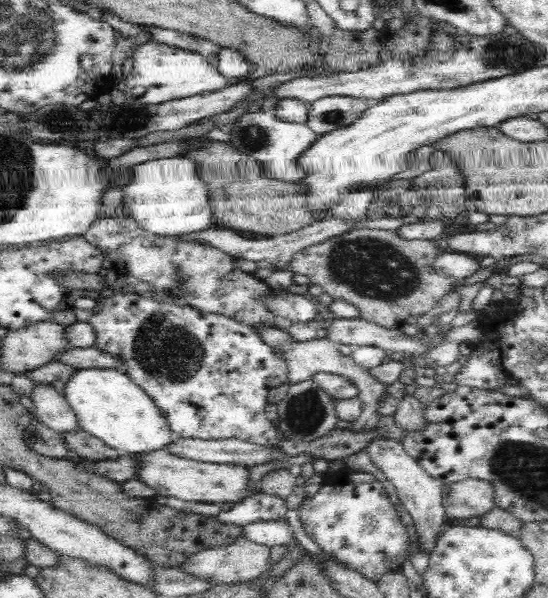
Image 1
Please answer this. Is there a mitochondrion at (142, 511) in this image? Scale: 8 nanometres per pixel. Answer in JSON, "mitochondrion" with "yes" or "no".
{"mitochondrion":"yes"}

